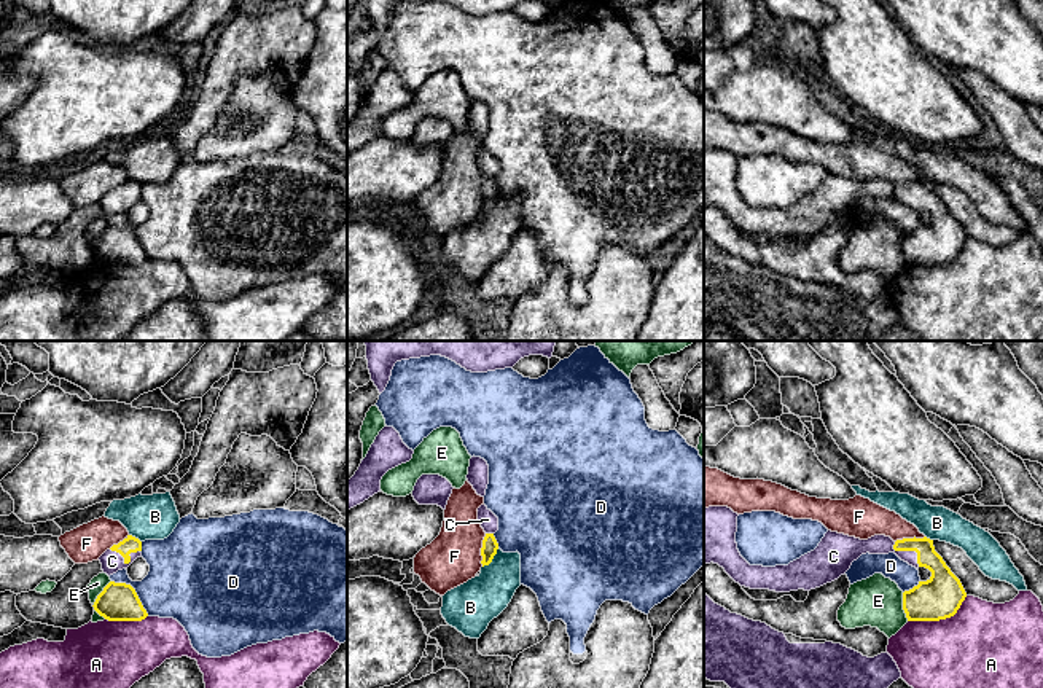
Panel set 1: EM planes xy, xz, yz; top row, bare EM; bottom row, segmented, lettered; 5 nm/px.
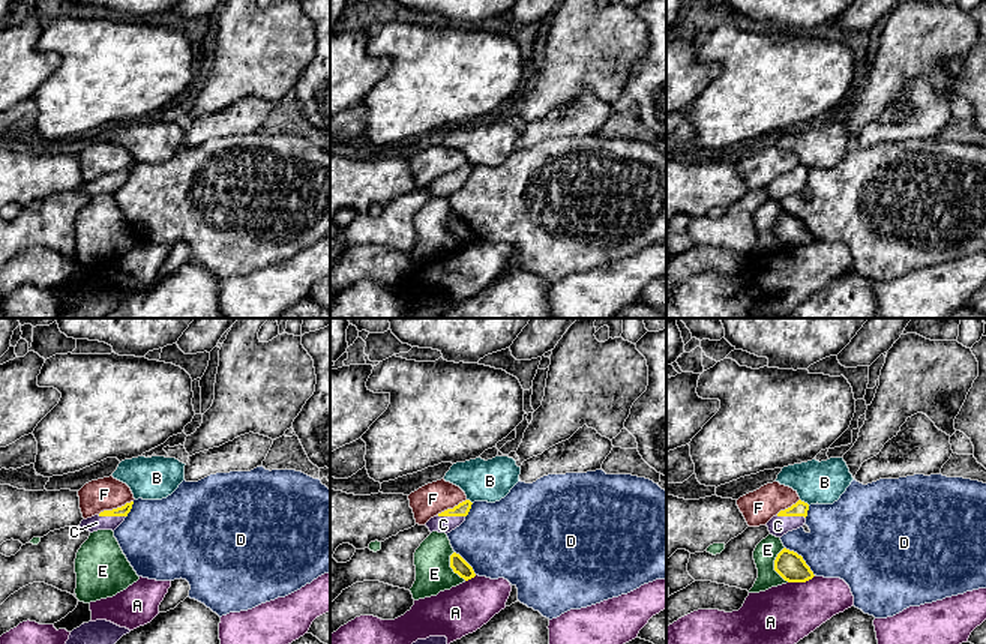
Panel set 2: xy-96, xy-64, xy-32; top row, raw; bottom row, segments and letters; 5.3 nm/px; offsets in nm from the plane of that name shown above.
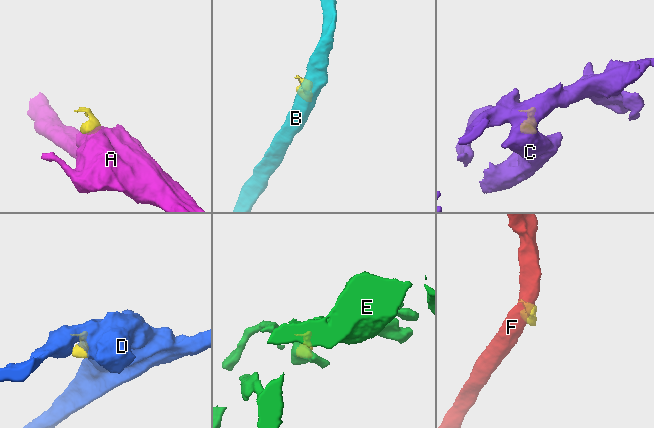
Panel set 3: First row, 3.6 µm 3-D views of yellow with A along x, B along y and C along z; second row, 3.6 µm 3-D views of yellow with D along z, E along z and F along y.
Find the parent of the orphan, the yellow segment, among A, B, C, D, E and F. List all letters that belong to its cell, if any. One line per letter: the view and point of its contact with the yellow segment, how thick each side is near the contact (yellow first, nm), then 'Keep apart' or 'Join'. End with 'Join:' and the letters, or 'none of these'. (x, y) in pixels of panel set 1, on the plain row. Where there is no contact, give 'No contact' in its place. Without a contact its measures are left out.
A: Touches yellow at yz (940, 261). Thickness 220 nm (yellow) against 480 nm. Keep apart
B: Touches yellow at xz (492, 201). Thickness 80 nm (yellow) against 240 nm. Keep apart
C: Touches yellow at yz (908, 193). Thickness 160 nm (yellow) against 100 nm. Join
D: Touches yellow at xy (134, 234). Thickness 190 nm (yellow) against 360 nm. Keep apart
E: Touches yellow at yz (903, 250). Thickness 220 nm (yellow) against 260 nm. Keep apart
F: Touches yellow at xz (481, 193). Thickness 80 nm (yellow) against 280 nm. Keep apart
Join: C

